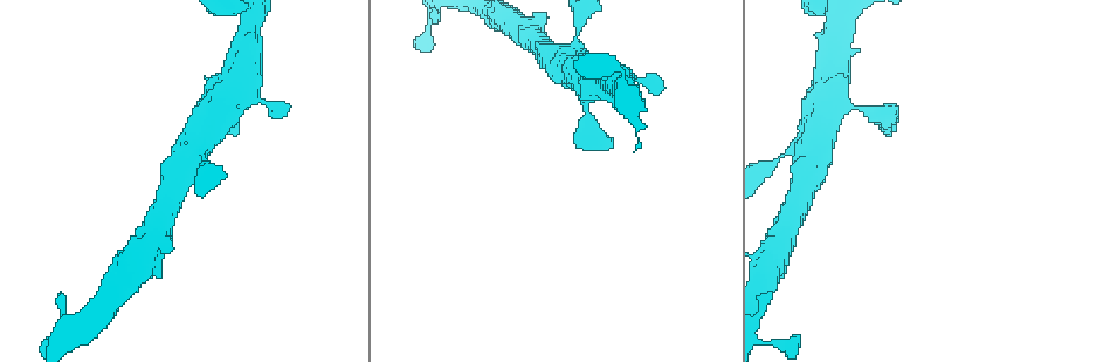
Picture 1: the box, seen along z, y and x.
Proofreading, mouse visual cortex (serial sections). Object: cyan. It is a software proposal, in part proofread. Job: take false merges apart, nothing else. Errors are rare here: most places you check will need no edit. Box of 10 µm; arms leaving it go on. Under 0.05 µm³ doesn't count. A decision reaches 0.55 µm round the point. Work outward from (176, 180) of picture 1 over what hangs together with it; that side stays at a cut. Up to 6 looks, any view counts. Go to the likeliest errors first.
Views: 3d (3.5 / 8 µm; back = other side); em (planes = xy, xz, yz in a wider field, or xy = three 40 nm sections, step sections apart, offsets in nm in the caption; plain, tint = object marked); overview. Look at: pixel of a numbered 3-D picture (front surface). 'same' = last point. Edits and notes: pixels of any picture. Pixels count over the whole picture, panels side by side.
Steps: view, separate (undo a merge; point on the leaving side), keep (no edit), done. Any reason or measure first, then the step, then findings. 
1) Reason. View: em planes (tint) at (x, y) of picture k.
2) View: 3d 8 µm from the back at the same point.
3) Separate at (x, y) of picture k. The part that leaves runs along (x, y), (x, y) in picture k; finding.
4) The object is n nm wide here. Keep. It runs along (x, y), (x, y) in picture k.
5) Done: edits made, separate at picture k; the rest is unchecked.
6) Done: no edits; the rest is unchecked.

View: 3d 3.5 µm at (766, 344) of picture 1.

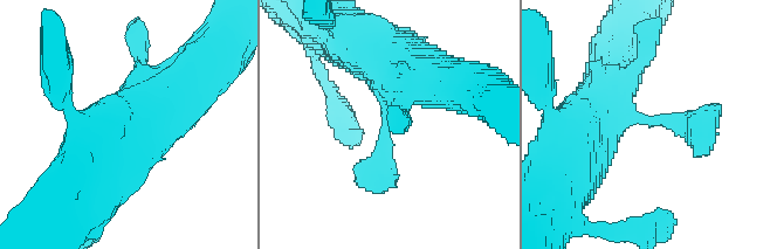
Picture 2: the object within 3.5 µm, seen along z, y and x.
The arms are 350, 600 nm wide. View: em planes (tint) at (657, 119) of picture 2.

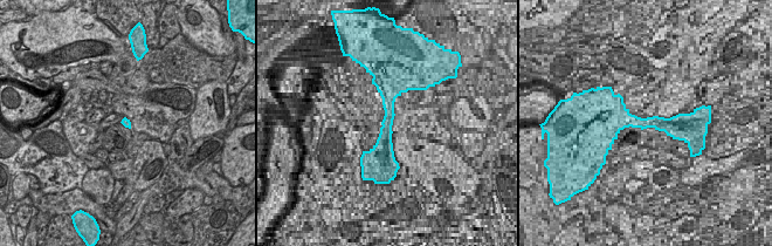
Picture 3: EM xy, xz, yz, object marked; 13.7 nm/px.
Keep. One cell here.

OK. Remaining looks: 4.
Sudden change in width. View: 3d 3.5 µm at (253, 94) of picture 1.

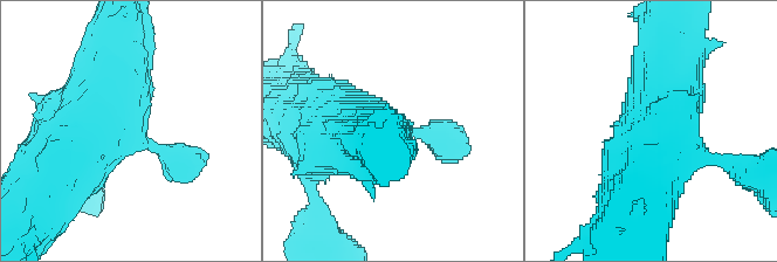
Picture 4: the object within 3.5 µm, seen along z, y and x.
View: em planes (tint) at (129, 127) of picture 4.

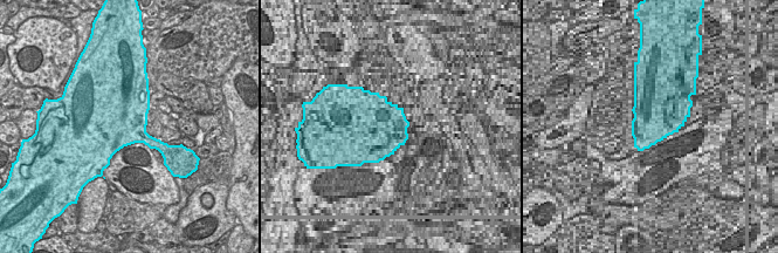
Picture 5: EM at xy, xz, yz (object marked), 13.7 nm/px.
Cut it another way. View: em xy step 2 (tint) at the same point.

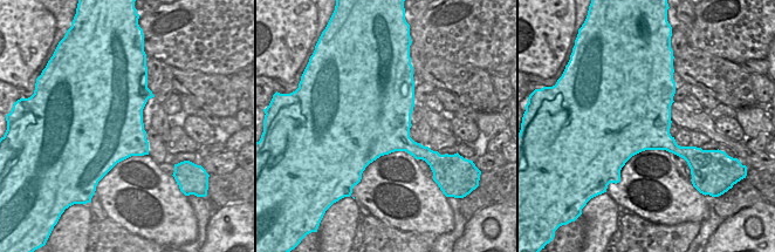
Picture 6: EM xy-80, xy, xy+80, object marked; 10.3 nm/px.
The object is 900 nm wide here. Keep. It runs along (52, 169), (98, 115), (116, 32) in picture 4; continuous, no second cell.

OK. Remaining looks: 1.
Done: no edits; the rest is unchecked.

